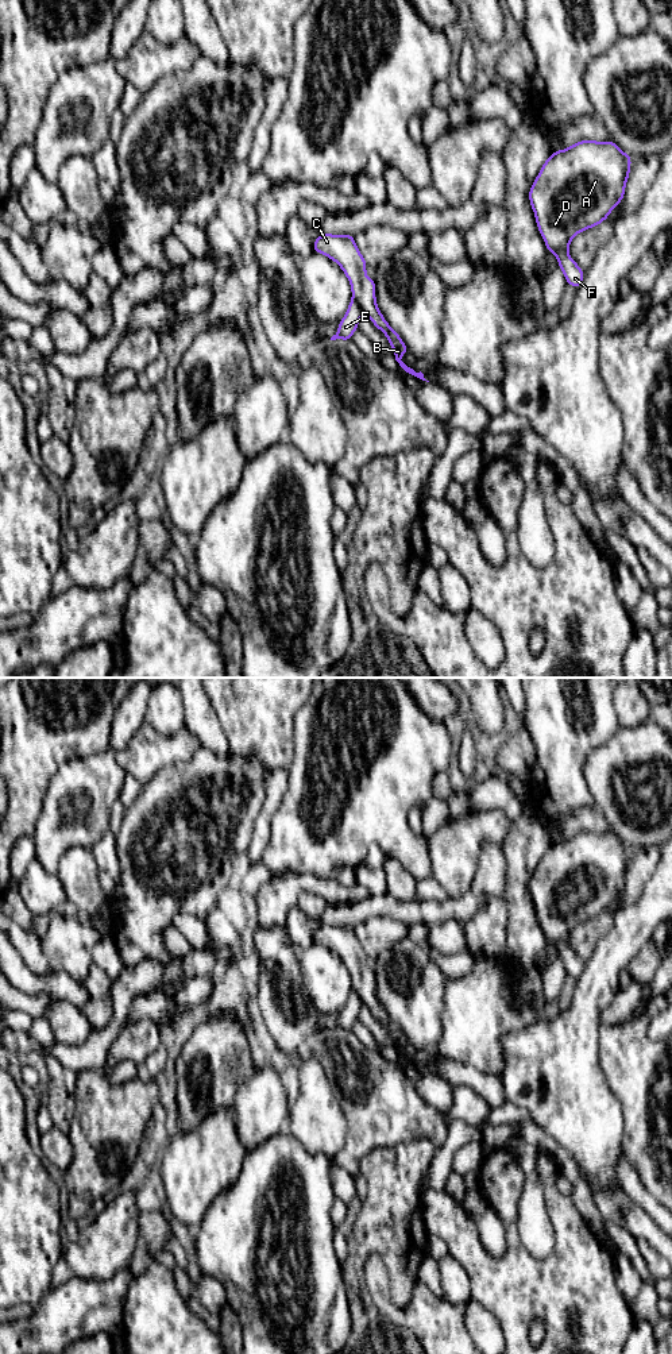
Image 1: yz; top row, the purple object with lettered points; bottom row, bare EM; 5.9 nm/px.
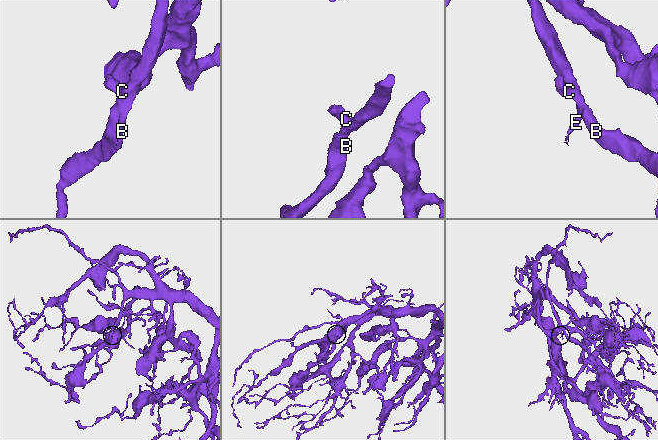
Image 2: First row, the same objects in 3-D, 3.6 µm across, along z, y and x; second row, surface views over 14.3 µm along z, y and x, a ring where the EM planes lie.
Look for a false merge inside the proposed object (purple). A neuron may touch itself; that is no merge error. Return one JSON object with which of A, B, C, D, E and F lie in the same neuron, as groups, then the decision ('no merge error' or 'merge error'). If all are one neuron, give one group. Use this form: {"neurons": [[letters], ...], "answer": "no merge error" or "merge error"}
{"neurons": [["A", "B", "C", "D", "E", "F"]], "answer": "no merge error"}

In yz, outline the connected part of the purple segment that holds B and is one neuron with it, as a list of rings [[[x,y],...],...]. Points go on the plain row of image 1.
[[[323,925],[313,933],[313,942],[335,952],[348,969],[352,981],[348,1002],[339,1012],[337,1025],[331,1031],[351,1031],[354,1023],[358,1021],[359,1010],[364,1004],[386,1026],[399,1057],[406,1064],[426,1072],[421,1062],[416,1064],[401,1052],[401,1048],[409,1044],[409,1041],[401,1027],[385,1011],[376,996],[375,972],[366,967],[367,953],[356,938],[354,926]]]

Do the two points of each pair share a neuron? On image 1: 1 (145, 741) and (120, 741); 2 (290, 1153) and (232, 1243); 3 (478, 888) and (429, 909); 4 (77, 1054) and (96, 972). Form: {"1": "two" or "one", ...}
{"1": "two", "2": "one", "3": "one", "4": "two"}

